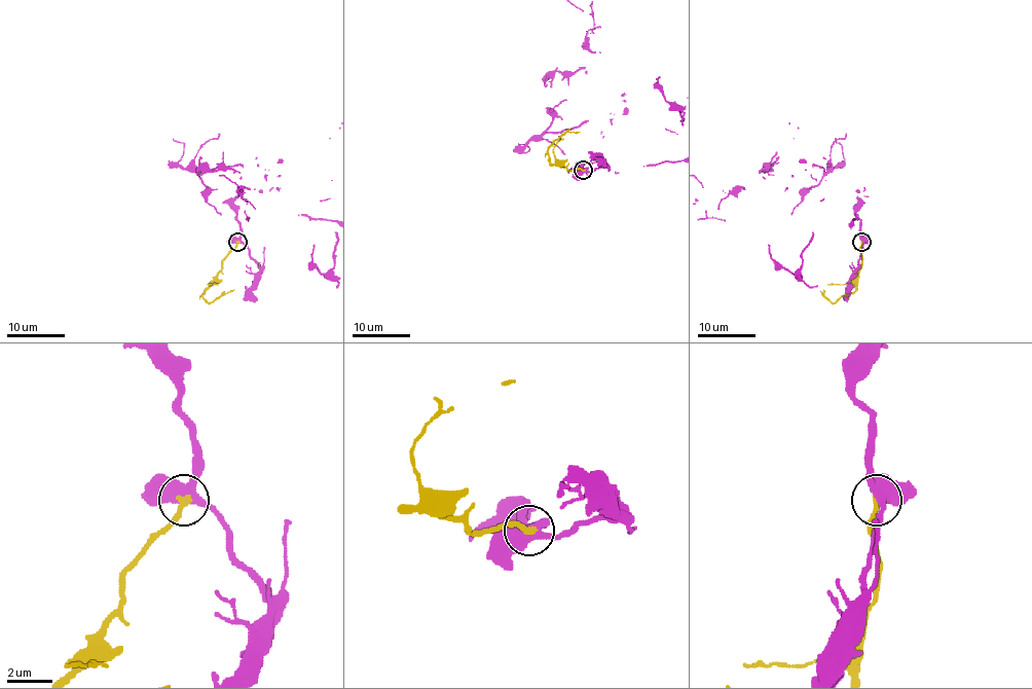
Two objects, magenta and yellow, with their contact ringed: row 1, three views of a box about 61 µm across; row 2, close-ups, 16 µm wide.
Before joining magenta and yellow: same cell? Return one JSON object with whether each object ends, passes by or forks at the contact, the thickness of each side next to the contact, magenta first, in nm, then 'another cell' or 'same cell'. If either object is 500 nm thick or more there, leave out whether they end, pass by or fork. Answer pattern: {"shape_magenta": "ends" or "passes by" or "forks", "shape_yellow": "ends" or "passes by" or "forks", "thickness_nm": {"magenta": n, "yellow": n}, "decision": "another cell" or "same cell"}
{"shape_magenta": "forks", "shape_yellow": "ends", "thickness_nm": {"magenta": 480, "yellow": 280}, "decision": "same cell"}

